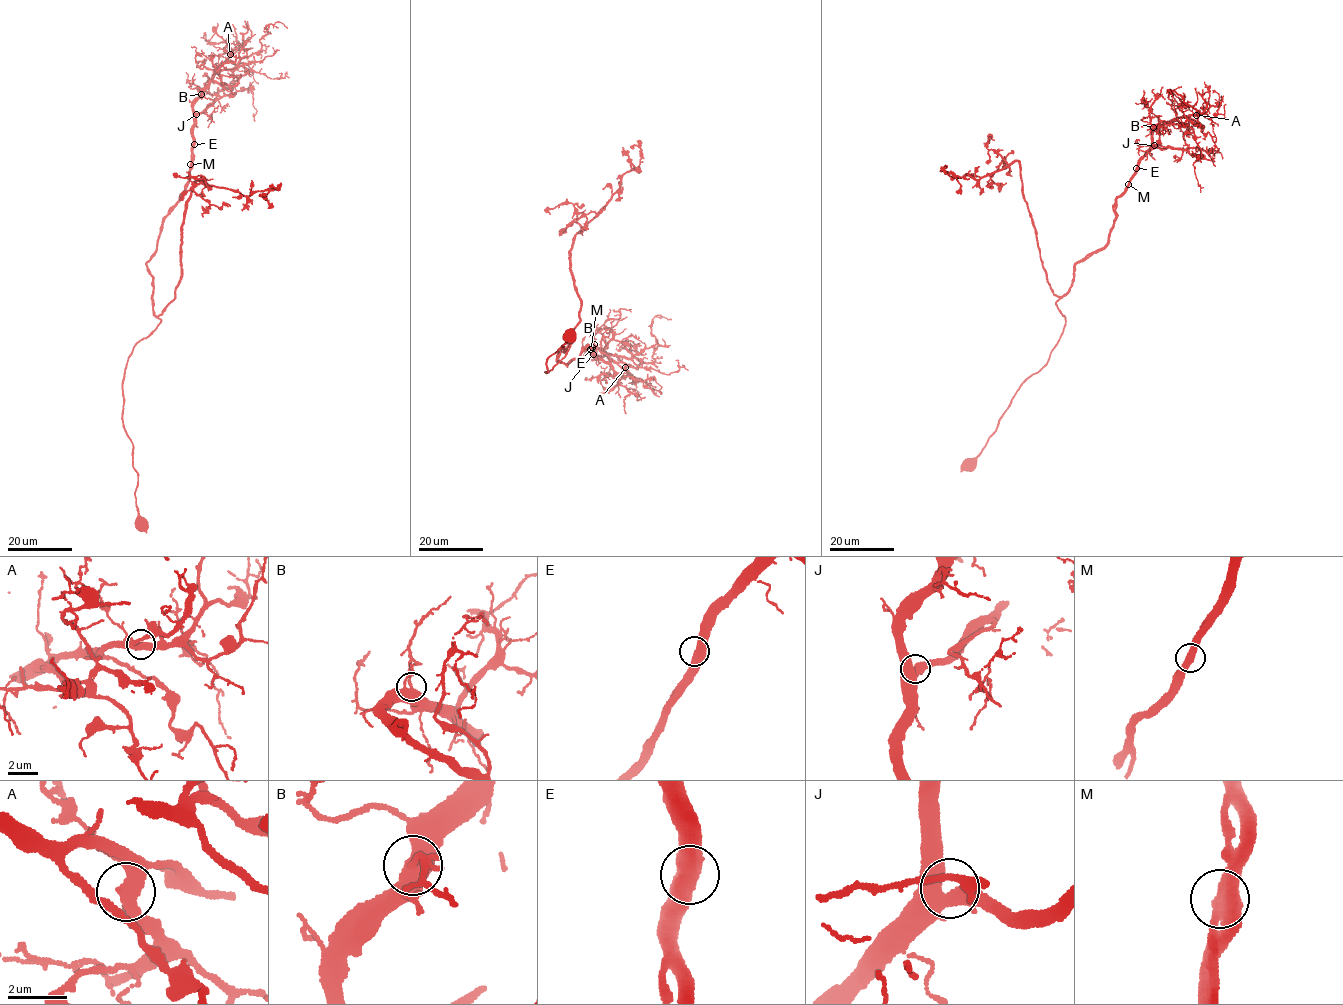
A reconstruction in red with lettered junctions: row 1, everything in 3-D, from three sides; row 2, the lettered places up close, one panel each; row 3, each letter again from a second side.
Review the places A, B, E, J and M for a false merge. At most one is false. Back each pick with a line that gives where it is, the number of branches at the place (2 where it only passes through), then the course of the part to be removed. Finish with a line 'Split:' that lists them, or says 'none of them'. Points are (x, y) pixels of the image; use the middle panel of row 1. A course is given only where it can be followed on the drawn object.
Split: none of them

